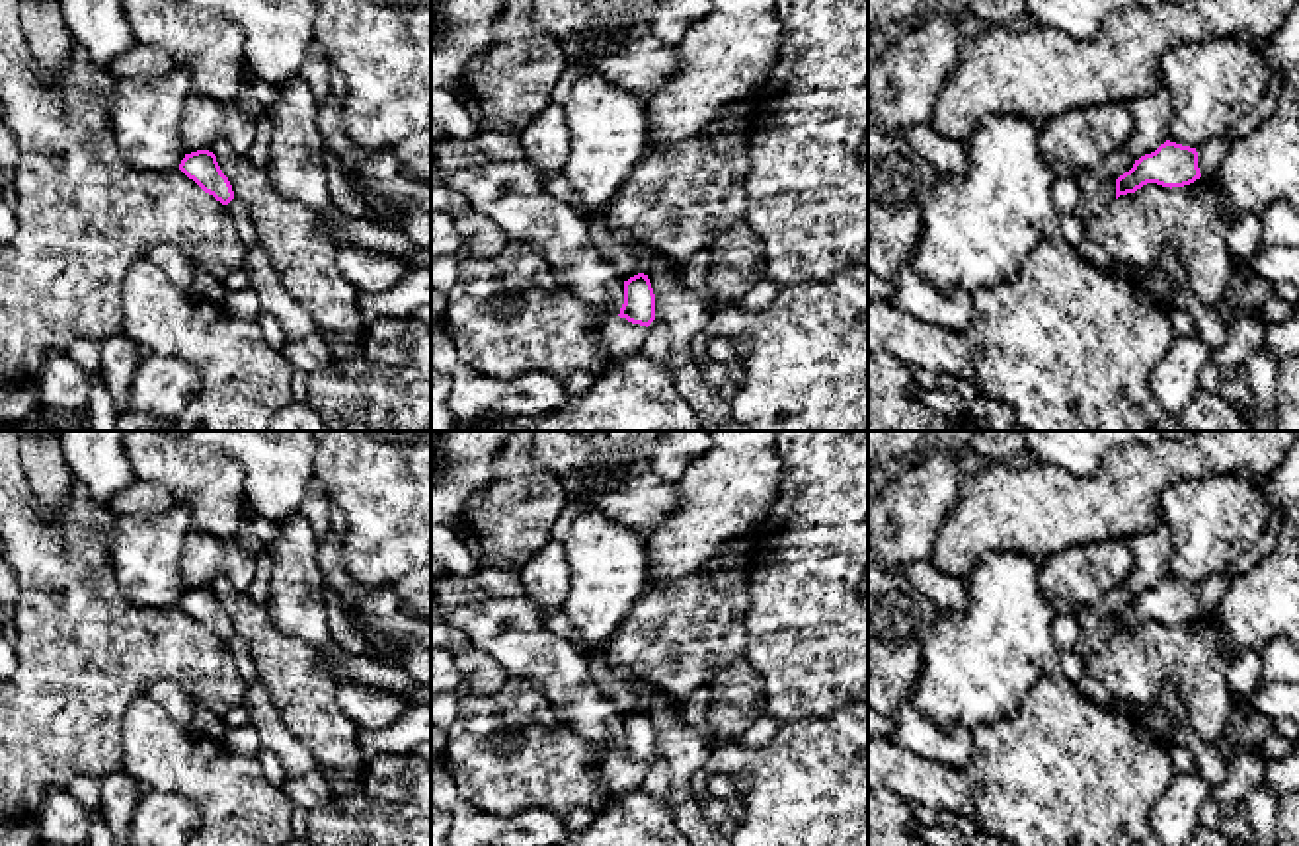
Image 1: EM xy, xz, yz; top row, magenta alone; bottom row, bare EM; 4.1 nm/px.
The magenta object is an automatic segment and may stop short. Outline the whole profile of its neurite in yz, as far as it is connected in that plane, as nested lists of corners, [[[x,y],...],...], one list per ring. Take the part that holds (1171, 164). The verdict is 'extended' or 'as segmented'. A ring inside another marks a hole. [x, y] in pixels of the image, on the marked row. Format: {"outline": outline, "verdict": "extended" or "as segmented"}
{"outline": [[[1227,135],[1211,138],[1198,148],[1166,140],[1155,152],[1135,160],[1133,168],[1116,179],[1116,199],[1135,193],[1147,183],[1184,187],[1200,177],[1213,177],[1229,154]]], "verdict": "extended"}

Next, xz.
{"outline": [[[638,273],[624,281],[624,304],[618,316],[610,316],[601,327],[605,363],[612,366],[620,359],[640,353],[648,326],[655,320],[655,294],[648,275]]], "verdict": "extended"}

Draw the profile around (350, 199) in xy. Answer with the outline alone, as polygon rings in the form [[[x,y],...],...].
[[[328,148],[324,152],[324,166],[328,173],[328,191],[337,209],[351,218],[369,218],[373,207],[367,195],[353,183],[343,162]]]

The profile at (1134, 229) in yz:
[[[1200,177],[1184,187],[1170,189],[1157,183],[1147,183],[1135,193],[1120,195],[1108,207],[1104,207],[1100,212],[1096,212],[1084,222],[1084,238],[1102,246],[1116,263],[1123,263],[1127,267],[1157,265],[1164,248],[1172,242],[1178,248],[1178,255],[1194,296],[1205,308],[1217,308],[1237,271],[1237,265],[1233,263],[1227,246],[1229,228],[1231,224],[1225,220],[1221,212],[1221,189],[1217,181],[1213,177]]]

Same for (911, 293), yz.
[[[903,265],[891,279],[887,304],[954,331],[967,329],[973,318],[973,296],[969,292],[958,288],[952,294],[942,294],[909,265]]]

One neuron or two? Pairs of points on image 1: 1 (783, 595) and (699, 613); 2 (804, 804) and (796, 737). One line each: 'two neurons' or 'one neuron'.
1: two neurons
2: one neuron

